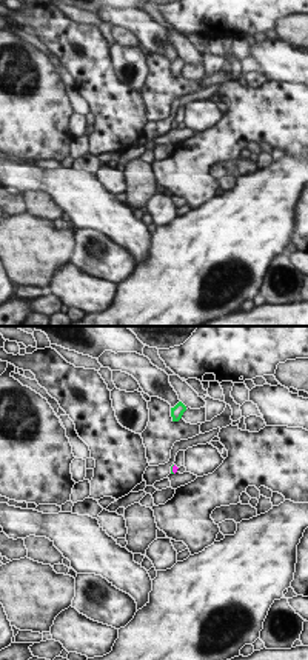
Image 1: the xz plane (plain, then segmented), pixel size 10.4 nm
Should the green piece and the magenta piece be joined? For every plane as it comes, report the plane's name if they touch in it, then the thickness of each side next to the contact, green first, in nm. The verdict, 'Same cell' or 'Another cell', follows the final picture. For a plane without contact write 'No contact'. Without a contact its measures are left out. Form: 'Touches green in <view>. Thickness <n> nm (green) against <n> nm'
Touches green in xz. Thickness 30 nm (green) against 60 nm.

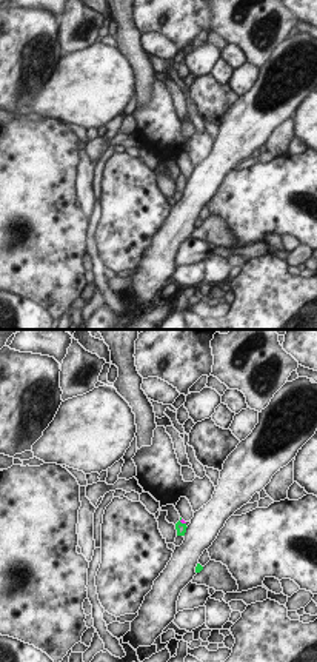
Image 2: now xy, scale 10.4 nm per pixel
Touches green in xy. Thickness 100 nm (green) against 50 nm.

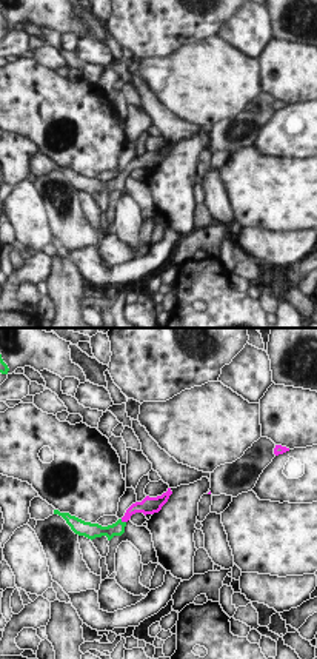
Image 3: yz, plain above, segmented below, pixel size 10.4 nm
Touches green in yz. Thickness 140 nm (green) against 130 nm.

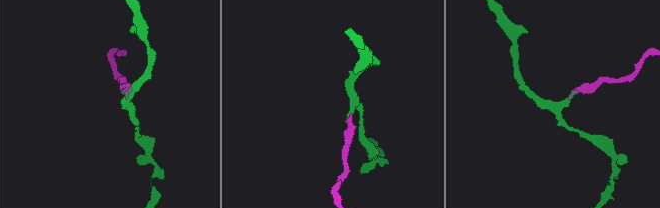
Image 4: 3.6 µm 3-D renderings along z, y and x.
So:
Same cell.

